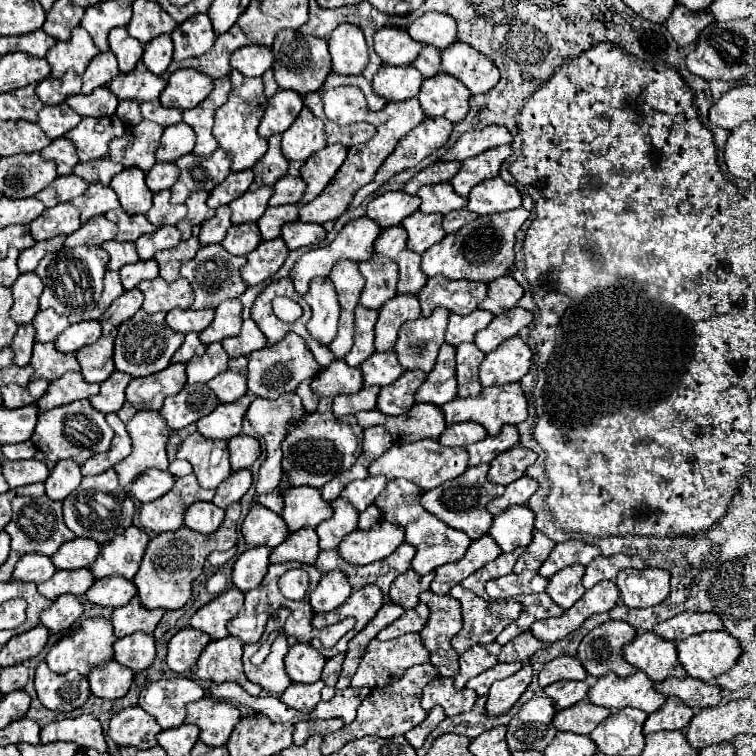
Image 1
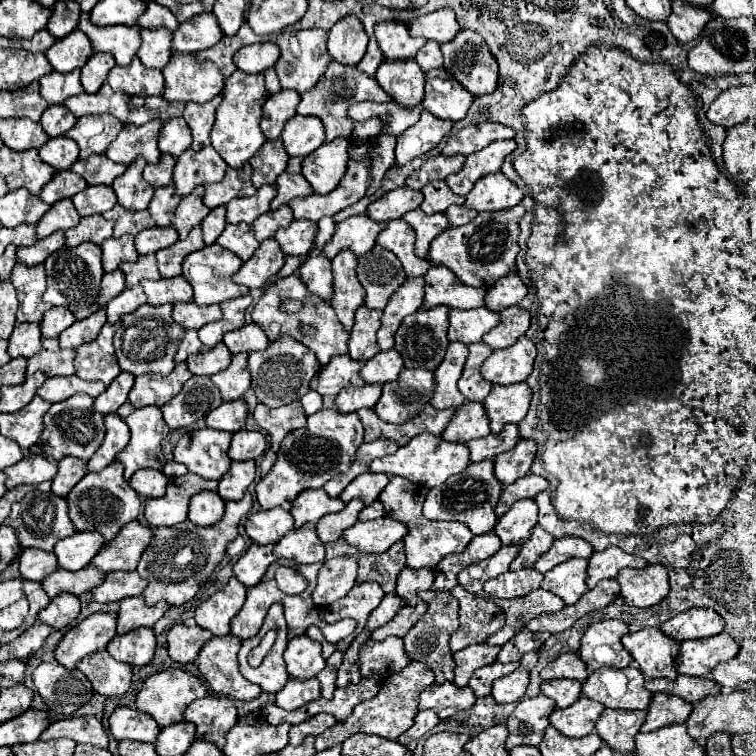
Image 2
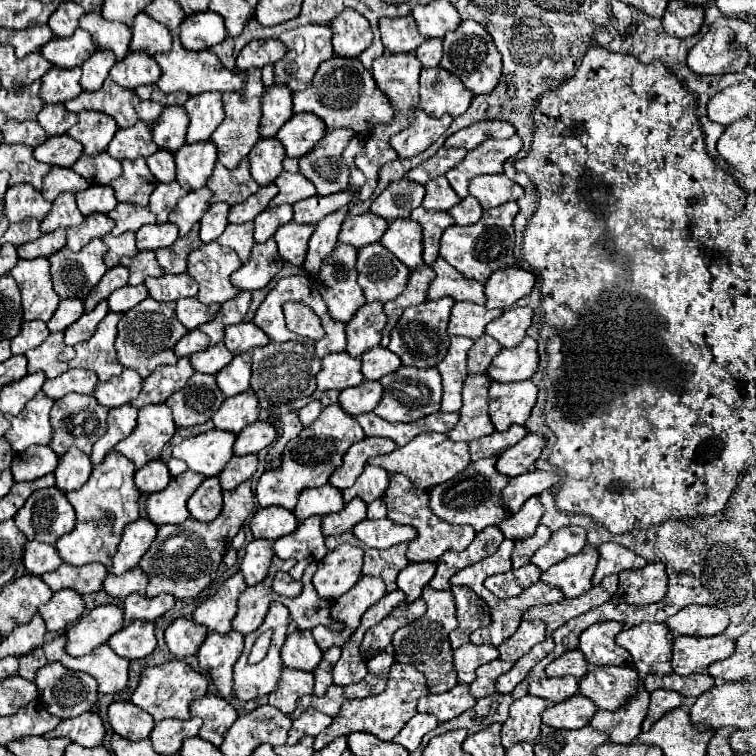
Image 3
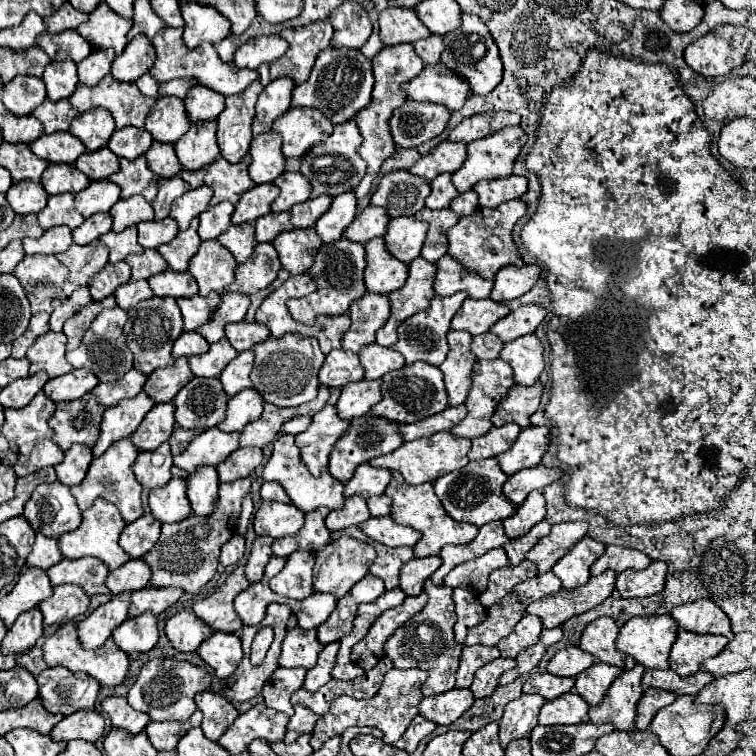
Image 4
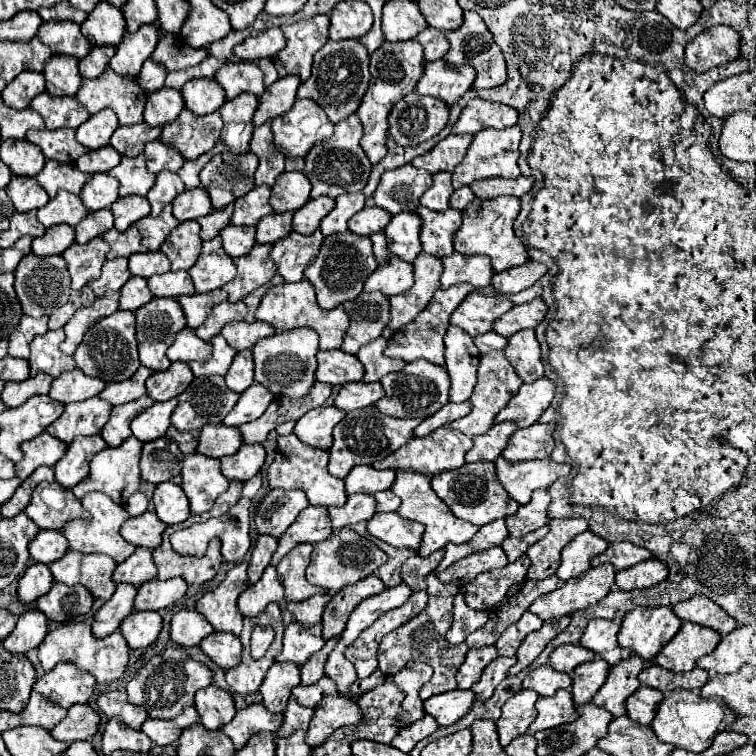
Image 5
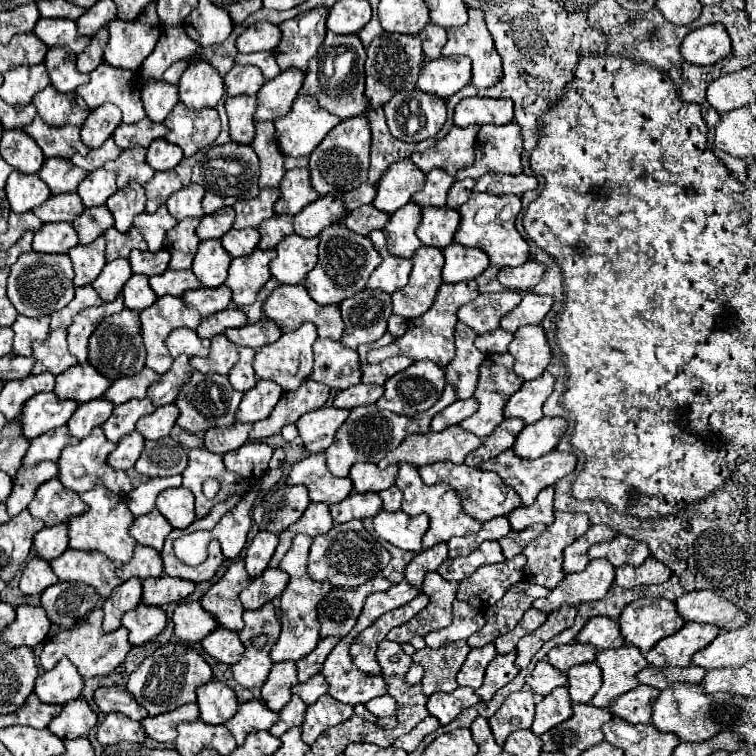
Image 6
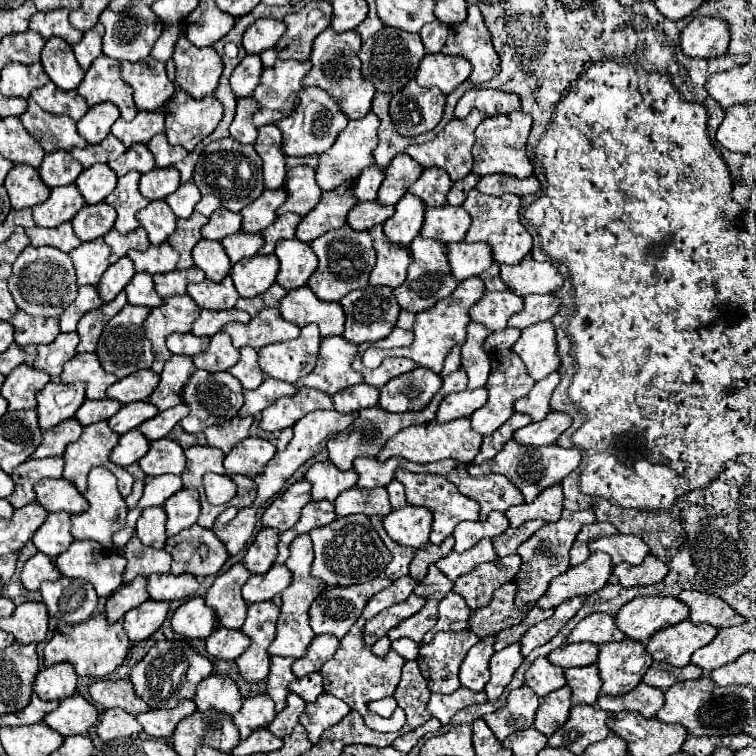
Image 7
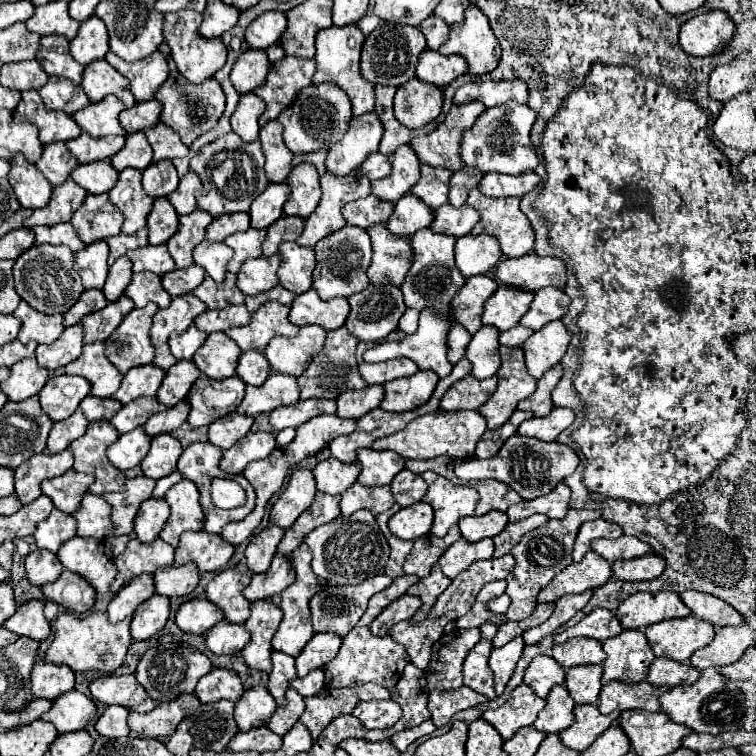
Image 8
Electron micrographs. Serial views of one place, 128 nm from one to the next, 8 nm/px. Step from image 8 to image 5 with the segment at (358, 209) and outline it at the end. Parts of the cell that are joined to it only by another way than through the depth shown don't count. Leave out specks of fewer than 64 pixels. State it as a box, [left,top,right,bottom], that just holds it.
[348,206,390,236]

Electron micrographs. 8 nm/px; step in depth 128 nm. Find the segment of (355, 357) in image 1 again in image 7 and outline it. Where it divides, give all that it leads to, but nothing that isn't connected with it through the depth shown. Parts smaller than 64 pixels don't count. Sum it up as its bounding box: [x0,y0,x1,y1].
[342,286,400,344]

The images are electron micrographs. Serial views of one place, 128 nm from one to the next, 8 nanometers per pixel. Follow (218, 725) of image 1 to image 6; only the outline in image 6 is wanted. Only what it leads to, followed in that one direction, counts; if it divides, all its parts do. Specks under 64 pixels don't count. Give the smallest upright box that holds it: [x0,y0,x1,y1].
[196,680,238,724]

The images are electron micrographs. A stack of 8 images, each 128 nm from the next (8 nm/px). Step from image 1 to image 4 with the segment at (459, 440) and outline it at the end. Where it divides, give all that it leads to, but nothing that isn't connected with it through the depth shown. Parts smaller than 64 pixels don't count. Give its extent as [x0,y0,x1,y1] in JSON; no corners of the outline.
[450,358,514,438]

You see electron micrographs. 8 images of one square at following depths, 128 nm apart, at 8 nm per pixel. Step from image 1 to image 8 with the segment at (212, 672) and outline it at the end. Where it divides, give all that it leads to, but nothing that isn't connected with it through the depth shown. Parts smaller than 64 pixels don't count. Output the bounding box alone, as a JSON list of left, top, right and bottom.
[206,620,250,654]

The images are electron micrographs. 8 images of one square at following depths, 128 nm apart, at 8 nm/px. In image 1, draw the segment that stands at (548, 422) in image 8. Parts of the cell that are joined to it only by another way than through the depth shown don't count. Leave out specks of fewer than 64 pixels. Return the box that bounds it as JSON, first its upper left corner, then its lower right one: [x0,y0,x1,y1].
[488,446,536,486]

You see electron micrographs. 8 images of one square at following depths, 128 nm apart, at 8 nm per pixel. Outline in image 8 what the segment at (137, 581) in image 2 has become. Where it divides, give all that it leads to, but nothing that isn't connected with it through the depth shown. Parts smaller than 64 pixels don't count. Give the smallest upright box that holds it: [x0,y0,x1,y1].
[110,538,174,594]

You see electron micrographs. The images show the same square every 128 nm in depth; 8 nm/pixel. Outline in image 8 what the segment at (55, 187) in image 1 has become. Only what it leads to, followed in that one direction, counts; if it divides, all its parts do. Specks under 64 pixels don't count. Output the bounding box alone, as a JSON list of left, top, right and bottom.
[36,142,78,186]

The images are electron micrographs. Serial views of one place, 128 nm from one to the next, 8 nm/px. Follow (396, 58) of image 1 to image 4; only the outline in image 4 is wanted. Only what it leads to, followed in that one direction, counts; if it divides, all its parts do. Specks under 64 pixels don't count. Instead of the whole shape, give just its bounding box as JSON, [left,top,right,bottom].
[380,6,430,46]

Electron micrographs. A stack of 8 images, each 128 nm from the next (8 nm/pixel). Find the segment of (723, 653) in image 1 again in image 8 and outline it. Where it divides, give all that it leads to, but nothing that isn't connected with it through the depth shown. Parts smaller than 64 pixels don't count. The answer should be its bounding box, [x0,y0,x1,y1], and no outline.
[646,616,714,662]

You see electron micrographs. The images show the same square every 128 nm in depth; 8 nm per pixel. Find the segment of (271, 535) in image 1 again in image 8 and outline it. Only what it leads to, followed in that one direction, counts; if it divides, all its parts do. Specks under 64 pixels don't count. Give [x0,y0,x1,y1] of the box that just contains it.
[270,470,316,530]

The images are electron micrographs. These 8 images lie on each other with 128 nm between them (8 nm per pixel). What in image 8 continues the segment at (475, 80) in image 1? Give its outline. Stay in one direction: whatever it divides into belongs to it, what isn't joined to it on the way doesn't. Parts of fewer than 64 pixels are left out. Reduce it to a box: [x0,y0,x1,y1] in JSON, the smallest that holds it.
[438,4,500,76]

